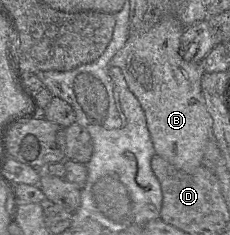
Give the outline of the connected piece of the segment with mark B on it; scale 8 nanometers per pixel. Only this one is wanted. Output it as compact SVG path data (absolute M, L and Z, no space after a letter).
M163 17L159 22L157 22L153 27L151 27L146 32L131 32L130 30L130 34L125 45L112 58L112 65L120 68L129 90L135 95L145 113L147 128L150 133L155 153L162 157L163 159L165 159L166 161L168 161L177 169L184 172L192 172L194 171L194 169L202 165L202 160L205 154L205 146L210 139L213 139L212 138L213 120L206 108L205 100L203 97L201 80L205 72L201 66L201 62L200 63L187 62L179 54L180 39L184 30L185 26L175 17Z

